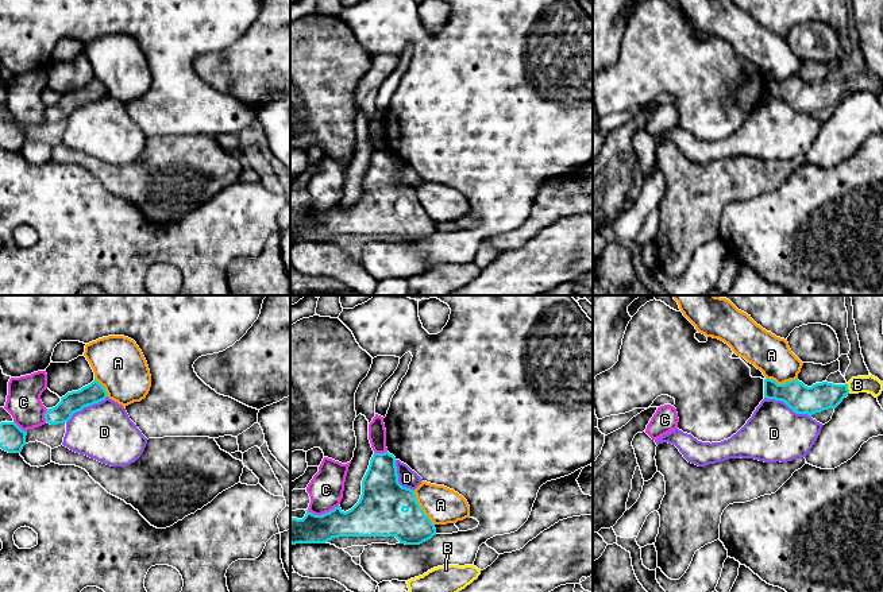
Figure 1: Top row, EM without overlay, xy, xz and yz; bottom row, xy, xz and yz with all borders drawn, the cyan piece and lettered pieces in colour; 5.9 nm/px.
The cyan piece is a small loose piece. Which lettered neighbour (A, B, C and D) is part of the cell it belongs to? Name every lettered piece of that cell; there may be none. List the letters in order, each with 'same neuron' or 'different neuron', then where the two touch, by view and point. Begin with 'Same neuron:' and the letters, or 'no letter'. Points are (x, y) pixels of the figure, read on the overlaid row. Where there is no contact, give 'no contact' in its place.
Same neuron: B
A: different neuron; meets cyan in xz at (421, 509)
B: same neuron; meets cyan in yz at (847, 389)
C: different neuron; meets cyan in xz at (323, 514)
D: different neuron; meets cyan in yz at (787, 405)

